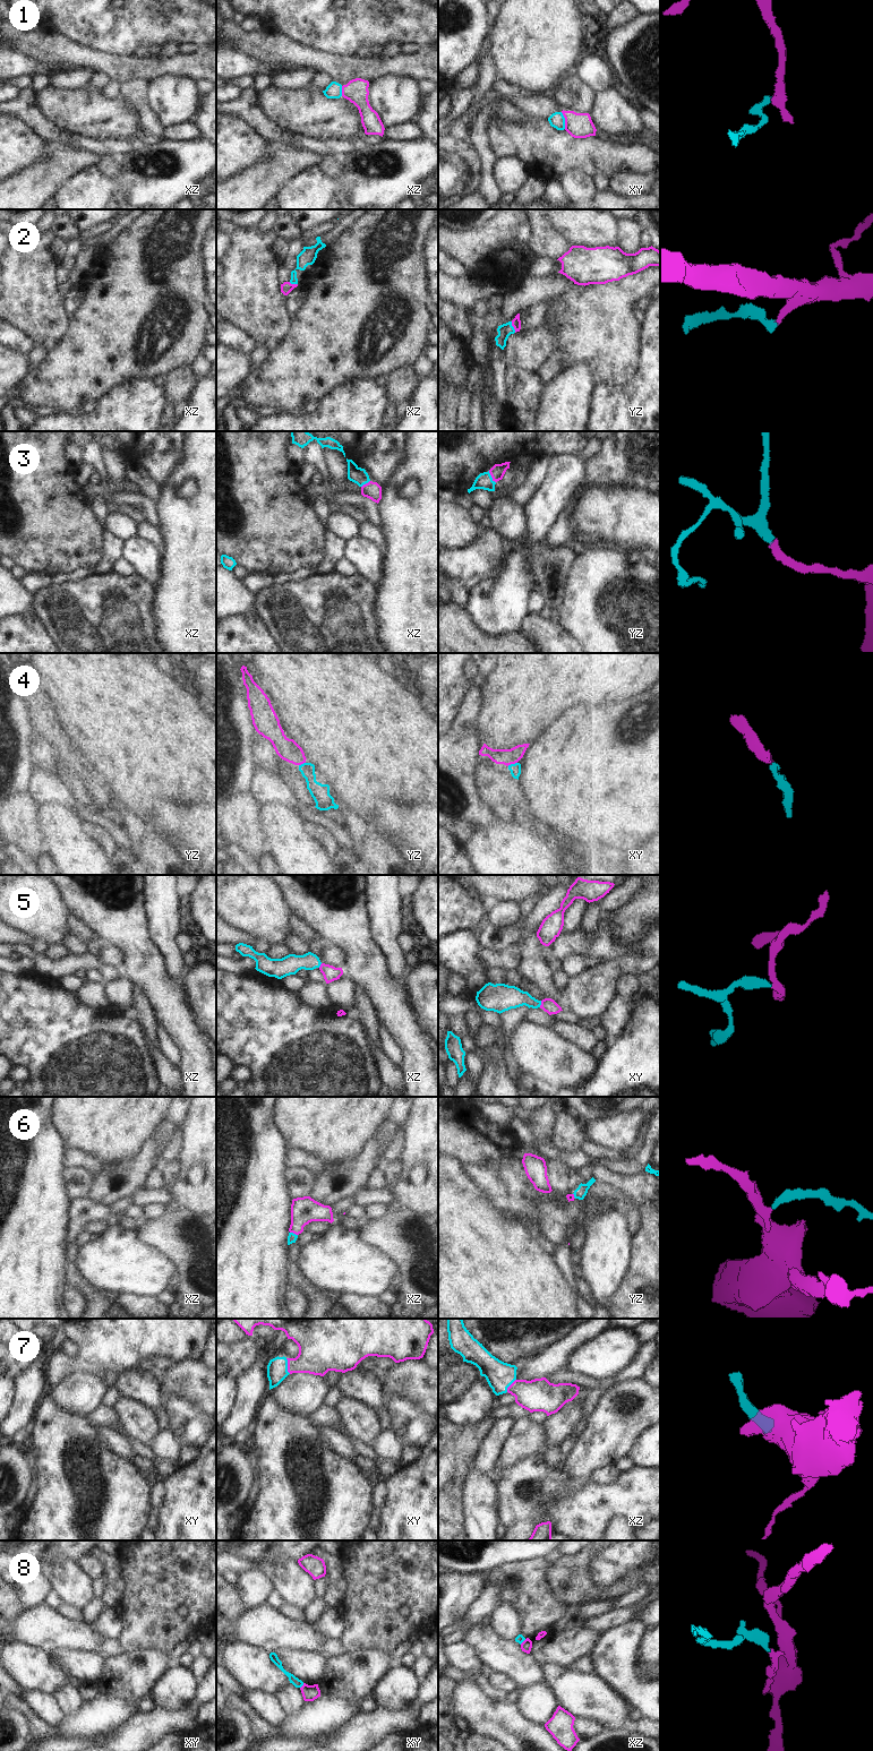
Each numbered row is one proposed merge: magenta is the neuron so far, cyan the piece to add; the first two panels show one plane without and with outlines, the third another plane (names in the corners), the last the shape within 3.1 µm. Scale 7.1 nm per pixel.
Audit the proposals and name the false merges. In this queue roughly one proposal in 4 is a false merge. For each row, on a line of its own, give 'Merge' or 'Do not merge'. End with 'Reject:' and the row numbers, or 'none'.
1: Do not merge
2: Merge
3: Merge
4: Merge
5: Merge
6: Merge
7: Merge
8: Do not merge
Reject: 1, 8.

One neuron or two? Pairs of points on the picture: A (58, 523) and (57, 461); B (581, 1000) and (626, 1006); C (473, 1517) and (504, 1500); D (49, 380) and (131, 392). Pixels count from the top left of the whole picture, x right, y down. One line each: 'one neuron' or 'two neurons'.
A: one neuron
B: two neurons
C: two neurons
D: two neurons

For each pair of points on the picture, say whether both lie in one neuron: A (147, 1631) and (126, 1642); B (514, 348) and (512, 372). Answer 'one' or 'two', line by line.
A: one
B: two

